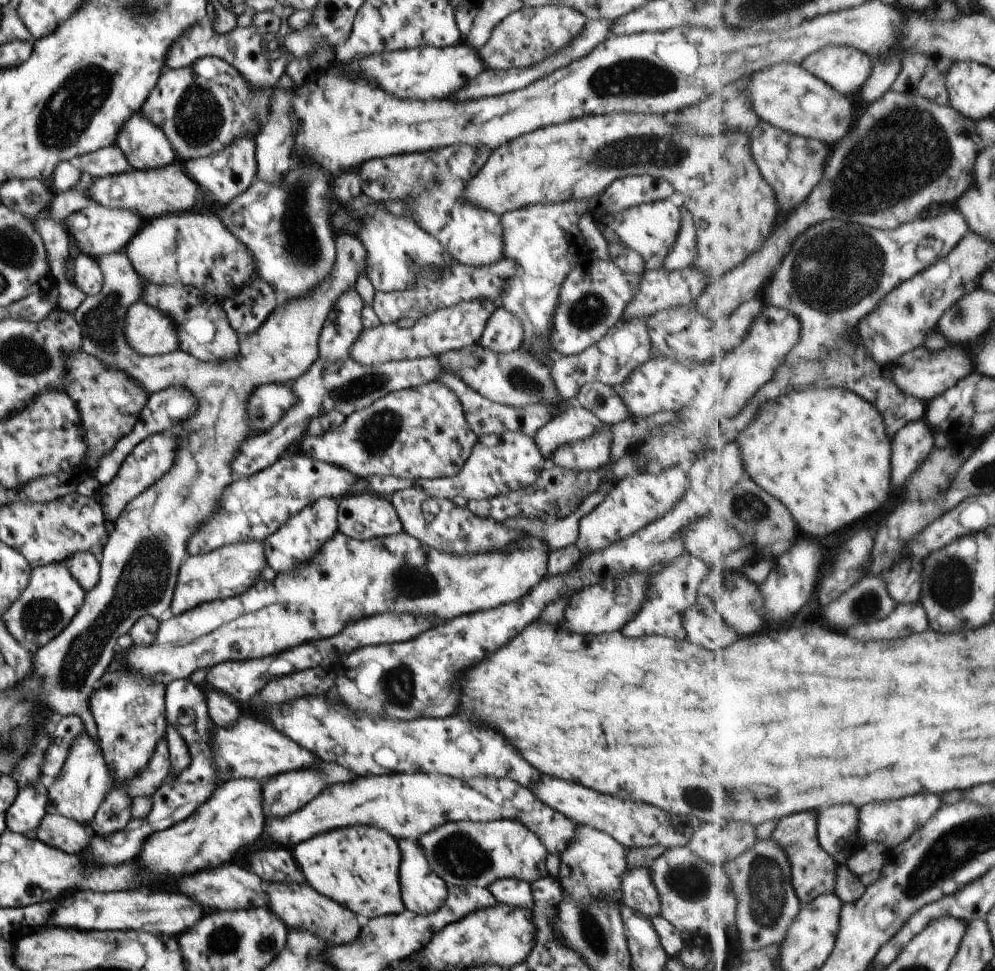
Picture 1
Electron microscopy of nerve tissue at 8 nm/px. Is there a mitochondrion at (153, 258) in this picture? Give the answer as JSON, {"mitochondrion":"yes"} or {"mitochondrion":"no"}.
{"mitochondrion":"no"}

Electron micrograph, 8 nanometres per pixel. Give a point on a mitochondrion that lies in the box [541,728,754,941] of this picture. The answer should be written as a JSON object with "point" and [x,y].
{"point":[691,882]}

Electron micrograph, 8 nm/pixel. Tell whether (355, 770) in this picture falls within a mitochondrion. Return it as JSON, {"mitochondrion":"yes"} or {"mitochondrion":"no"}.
{"mitochondrion":"no"}

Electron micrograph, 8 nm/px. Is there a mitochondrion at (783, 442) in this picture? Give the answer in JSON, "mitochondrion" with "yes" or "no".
{"mitochondrion":"no"}

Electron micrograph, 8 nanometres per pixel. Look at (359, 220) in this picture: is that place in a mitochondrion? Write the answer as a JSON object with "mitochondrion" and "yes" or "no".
{"mitochondrion":"no"}

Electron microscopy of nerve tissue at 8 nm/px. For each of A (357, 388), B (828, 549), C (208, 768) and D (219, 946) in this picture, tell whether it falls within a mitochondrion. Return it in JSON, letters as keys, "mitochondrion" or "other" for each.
{"A":"mitochondrion","B":"other","C":"mitochondrion","D":"mitochondrion"}

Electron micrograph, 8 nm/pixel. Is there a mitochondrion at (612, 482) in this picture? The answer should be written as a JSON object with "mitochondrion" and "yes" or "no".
{"mitochondrion":"no"}

